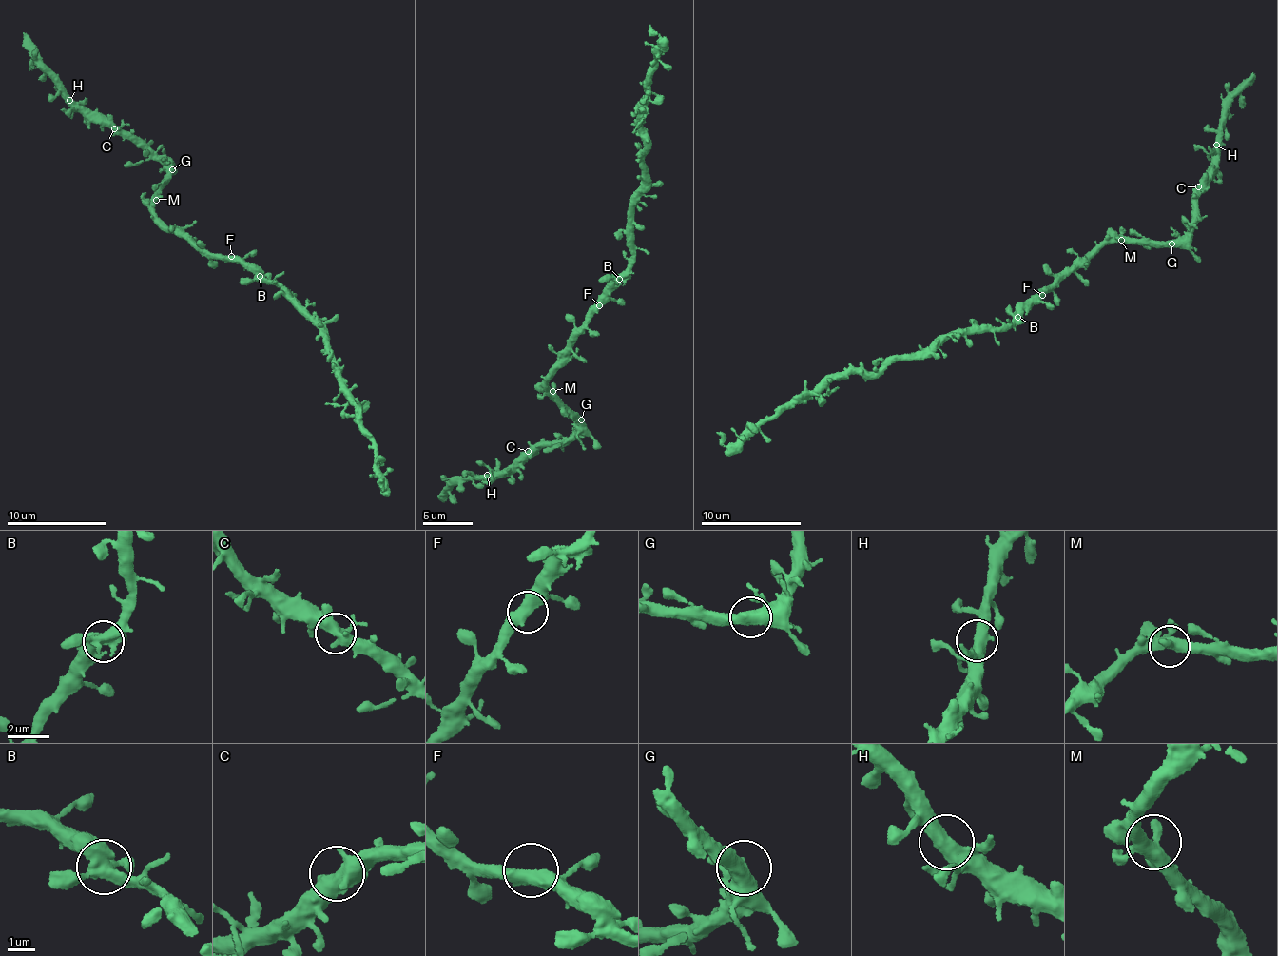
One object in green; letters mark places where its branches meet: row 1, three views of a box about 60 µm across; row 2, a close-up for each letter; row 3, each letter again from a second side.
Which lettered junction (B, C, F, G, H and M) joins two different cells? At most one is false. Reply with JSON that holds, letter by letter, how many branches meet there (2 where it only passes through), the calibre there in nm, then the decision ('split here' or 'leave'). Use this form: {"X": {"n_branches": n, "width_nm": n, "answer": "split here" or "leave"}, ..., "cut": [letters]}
{"B": {"n_branches": 3, "width_nm": 440, "answer": "leave"}, "C": {"n_branches": 3, "width_nm": 460, "answer": "leave"}, "F": {"n_branches": 2, "width_nm": 500, "answer": "leave"}, "G": {"n_branches": 2, "width_nm": 500, "answer": "leave"}, "H": {"n_branches": 2, "width_nm": 500, "answer": "leave"}, "M": {"n_branches": 3, "width_nm": 420, "answer": "leave"}, "cut": []}

